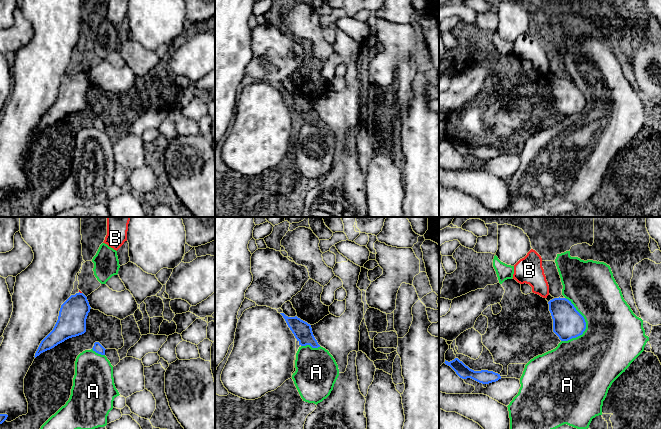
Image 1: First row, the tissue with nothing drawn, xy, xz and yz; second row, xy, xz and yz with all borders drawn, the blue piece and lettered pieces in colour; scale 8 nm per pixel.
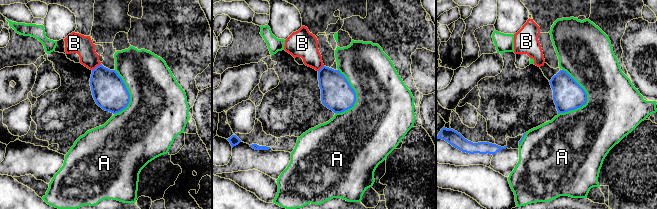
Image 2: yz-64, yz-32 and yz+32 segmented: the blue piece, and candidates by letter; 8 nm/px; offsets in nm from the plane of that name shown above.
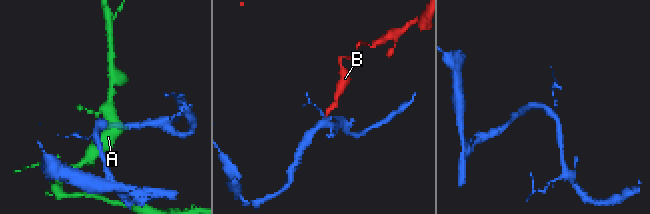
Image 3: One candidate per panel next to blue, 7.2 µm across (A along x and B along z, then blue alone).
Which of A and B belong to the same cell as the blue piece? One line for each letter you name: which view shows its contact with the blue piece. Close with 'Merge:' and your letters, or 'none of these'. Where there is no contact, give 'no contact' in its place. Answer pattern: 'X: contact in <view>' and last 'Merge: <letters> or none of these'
Merge: none of these

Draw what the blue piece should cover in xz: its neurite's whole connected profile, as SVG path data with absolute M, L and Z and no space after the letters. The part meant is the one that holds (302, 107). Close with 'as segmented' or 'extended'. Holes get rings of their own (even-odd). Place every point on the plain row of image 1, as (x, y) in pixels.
M280 89L285 95L288 103L294 110L295 114L299 118L299 121L306 122L310 121L312 124L318 124L320 121L315 115L311 101L301 96L297 92L288 93L284 89Z; as segmented

